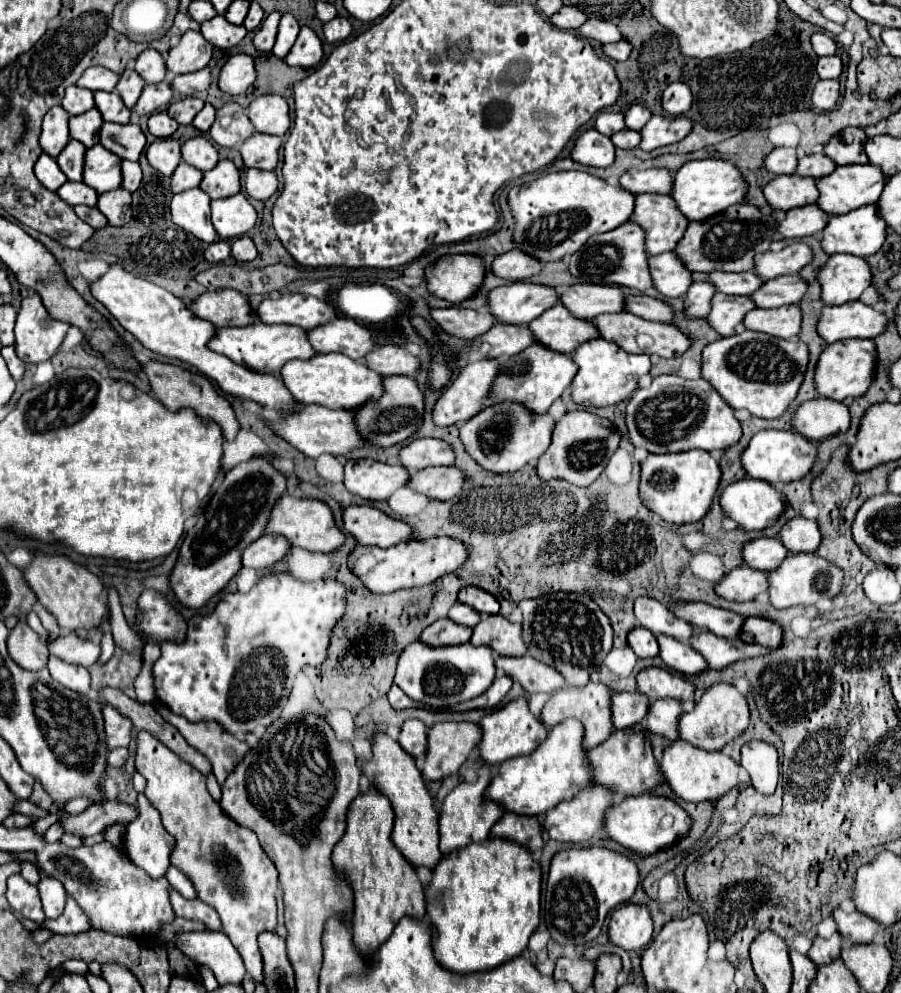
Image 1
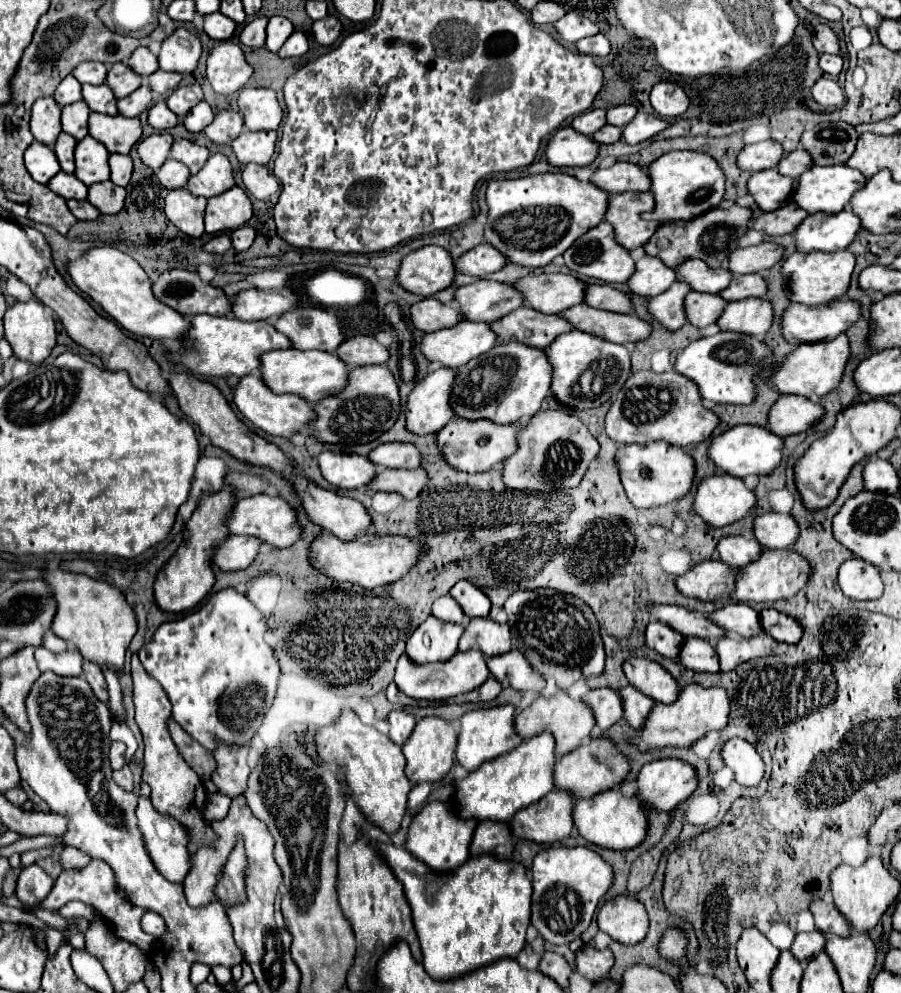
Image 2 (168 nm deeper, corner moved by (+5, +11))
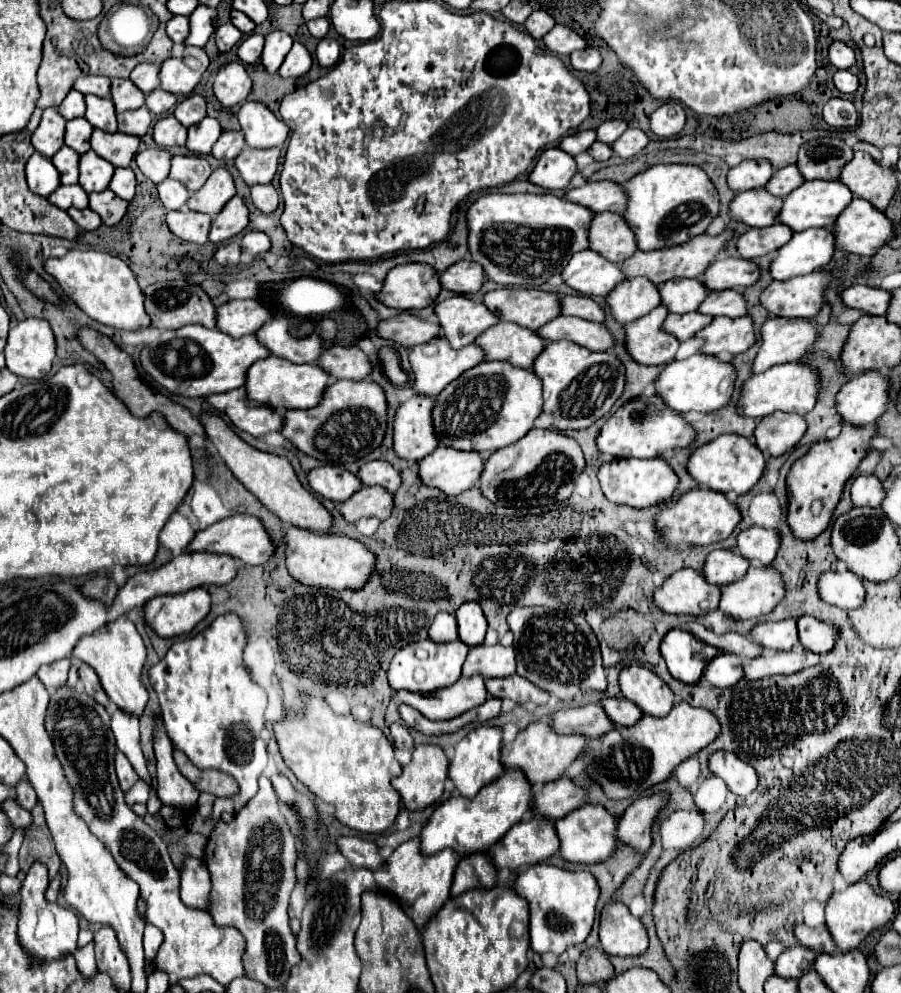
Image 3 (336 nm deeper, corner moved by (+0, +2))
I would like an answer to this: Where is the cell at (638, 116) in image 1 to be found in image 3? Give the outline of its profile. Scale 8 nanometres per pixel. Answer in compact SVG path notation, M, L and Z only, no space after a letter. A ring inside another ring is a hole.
M608 120L604 122L602 126L598 126L598 140L600 142L606 142L606 144L614 144L622 132L628 128L628 122L626 120Z

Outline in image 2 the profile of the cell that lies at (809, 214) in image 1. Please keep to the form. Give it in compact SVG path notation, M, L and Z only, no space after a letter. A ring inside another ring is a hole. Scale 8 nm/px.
M785 203L783 207L771 213L763 213L759 219L755 219L749 225L749 229L761 231L765 235L787 235L797 229L797 223L801 223L805 215L807 215L805 211L797 211L797 207L793 207L791 203Z

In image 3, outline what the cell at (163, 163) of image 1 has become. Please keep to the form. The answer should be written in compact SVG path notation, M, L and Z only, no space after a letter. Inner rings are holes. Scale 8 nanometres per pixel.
M148 148L136 154L136 164L146 178L160 184L170 174L170 152L166 148Z

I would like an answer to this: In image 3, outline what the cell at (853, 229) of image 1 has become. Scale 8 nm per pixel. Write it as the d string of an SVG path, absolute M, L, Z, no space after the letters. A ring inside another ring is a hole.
M810 228L810 230L796 232L792 236L792 240L788 244L784 244L778 250L778 256L772 260L772 278L774 280L788 280L794 276L806 276L808 272L812 272L816 268L828 266L832 256L834 256L834 234L830 230Z

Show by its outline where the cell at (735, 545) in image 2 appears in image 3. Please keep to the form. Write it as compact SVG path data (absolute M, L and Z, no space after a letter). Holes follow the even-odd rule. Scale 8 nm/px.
M712 550L706 558L704 576L712 584L730 584L740 580L750 568L750 560L738 556L736 550Z

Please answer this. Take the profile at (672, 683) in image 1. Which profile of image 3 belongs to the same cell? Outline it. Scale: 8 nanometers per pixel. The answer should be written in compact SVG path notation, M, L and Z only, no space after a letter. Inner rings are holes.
M638 664L622 668L620 688L630 702L650 716L666 716L676 702L668 684L652 670Z

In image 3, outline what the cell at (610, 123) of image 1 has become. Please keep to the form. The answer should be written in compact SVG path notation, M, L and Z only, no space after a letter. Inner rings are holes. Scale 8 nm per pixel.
M582 130L582 132L574 132L574 134L566 136L560 142L560 148L566 150L568 154L576 156L576 154L588 150L594 142L596 142L596 130Z

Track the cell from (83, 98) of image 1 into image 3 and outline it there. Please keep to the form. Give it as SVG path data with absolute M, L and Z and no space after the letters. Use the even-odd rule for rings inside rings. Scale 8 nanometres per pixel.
M70 90L68 96L64 98L64 102L58 106L60 114L66 118L66 120L72 120L72 118L78 118L78 116L84 116L86 112L86 104L84 104L84 94L80 94L78 90Z

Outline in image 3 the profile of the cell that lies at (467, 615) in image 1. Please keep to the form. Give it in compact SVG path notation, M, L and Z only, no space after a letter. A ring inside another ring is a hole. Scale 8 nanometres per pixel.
M450 612L436 614L434 622L430 624L428 636L434 642L452 642L452 640L458 640L458 624L456 624L454 614L450 614Z

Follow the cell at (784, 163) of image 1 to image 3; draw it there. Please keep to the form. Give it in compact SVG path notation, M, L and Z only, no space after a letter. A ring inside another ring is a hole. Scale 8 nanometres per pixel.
M744 160L728 172L728 186L734 192L762 188L772 178L774 170L768 160Z

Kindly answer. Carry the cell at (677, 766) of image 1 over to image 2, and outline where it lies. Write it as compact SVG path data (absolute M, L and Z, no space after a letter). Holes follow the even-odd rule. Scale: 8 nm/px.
M659 759L637 775L637 799L643 809L671 811L697 787L695 769L679 759Z

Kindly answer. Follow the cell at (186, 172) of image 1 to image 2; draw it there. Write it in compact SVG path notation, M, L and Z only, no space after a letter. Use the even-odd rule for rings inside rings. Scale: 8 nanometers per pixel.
M167 159L165 165L157 171L157 179L165 189L179 189L187 185L189 171L185 171L183 163L177 163L175 159Z

